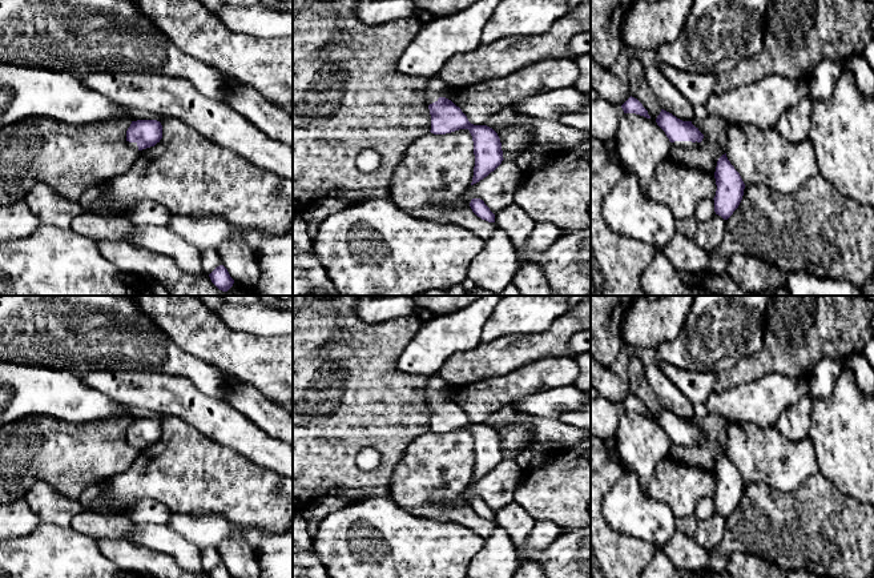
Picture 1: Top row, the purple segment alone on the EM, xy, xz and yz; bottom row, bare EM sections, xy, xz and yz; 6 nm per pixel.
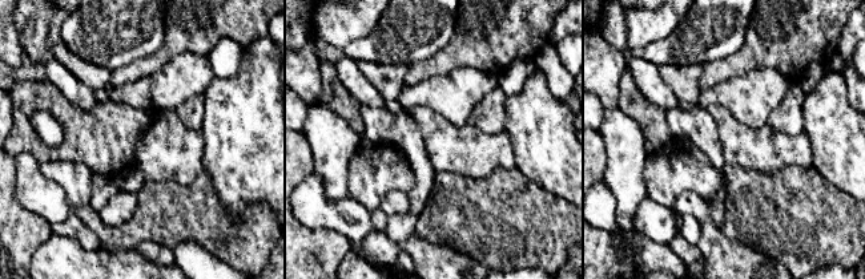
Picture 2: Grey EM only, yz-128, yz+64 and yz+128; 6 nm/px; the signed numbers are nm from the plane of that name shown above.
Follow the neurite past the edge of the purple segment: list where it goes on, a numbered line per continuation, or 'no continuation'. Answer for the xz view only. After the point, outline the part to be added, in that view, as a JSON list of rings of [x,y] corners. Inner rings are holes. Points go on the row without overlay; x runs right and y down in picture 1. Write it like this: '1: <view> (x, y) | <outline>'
1: xz (435, 386) | [[[438,374],[428,376],[428,381],[426,385],[426,394],[427,394],[430,402],[438,400],[439,396],[448,393],[451,390],[452,390],[452,386],[450,384],[447,384]]]

